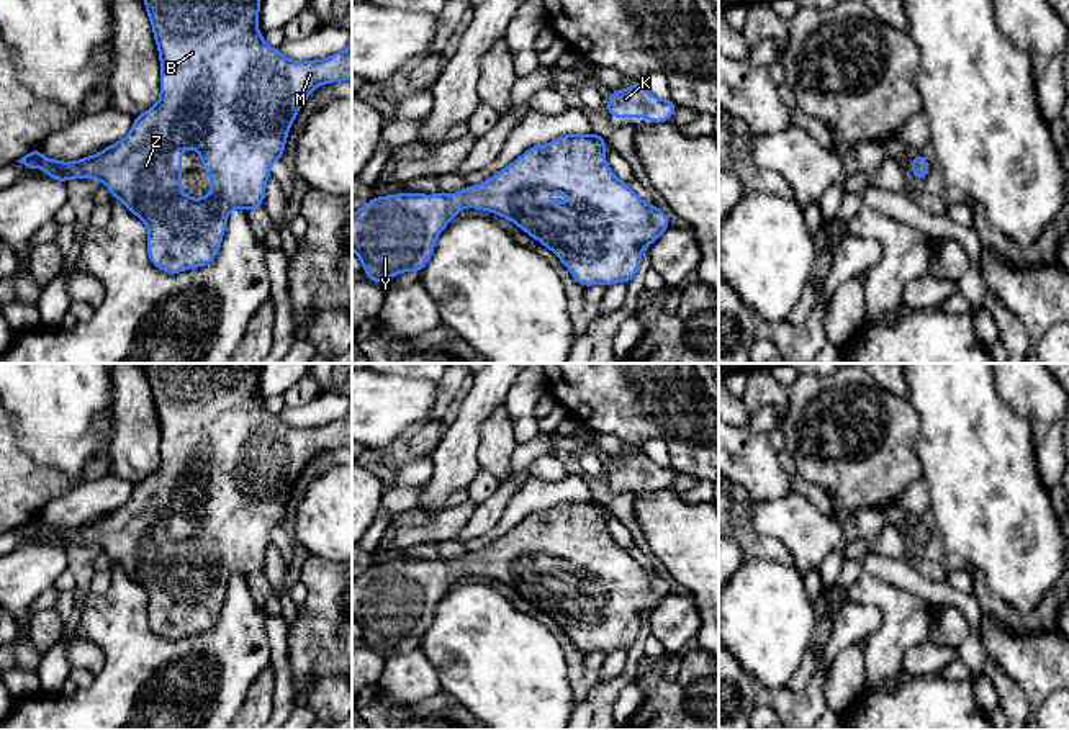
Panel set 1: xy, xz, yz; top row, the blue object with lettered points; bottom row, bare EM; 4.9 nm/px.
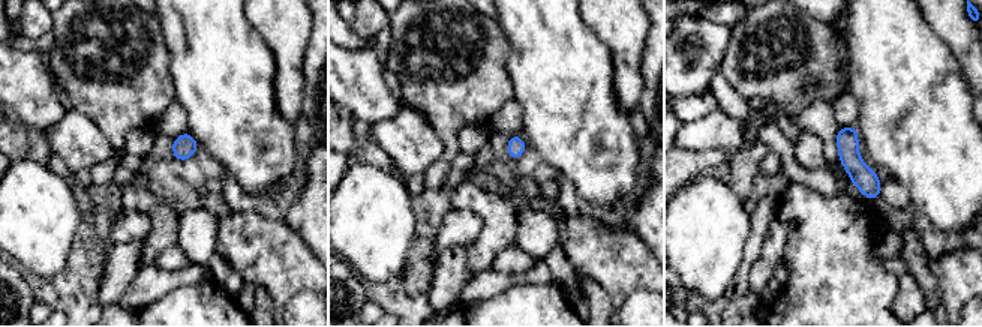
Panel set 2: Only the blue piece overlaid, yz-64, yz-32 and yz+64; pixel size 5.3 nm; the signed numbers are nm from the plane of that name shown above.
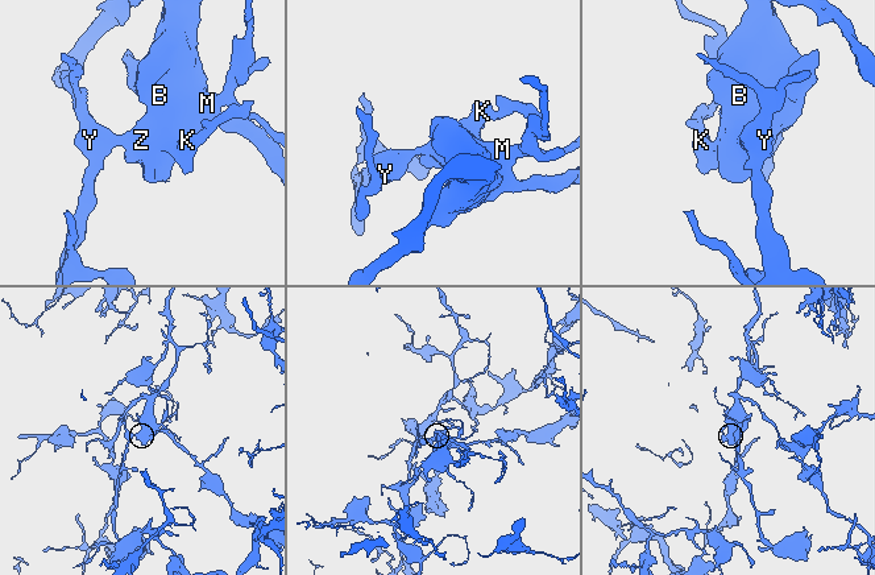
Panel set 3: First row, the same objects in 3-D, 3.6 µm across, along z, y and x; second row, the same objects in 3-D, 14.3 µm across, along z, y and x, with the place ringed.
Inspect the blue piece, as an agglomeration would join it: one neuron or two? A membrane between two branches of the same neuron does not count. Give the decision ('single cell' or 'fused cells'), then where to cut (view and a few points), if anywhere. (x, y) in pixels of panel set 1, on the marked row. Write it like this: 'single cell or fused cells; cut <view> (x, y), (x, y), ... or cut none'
single cell; cut none

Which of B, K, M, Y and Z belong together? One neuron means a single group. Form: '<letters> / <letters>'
B K M Y Z

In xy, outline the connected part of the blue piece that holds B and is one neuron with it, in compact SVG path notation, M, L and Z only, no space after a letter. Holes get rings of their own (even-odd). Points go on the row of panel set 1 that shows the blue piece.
M144 0L144 5L152 25L152 31L154 31L154 38L156 38L156 44L157 44L159 57L160 57L159 101L152 108L149 108L147 111L134 118L133 129L129 131L126 137L116 141L110 147L105 147L97 155L90 155L90 157L72 160L72 162L59 162L56 159L46 159L41 154L41 149L38 147L16 162L23 164L26 169L44 169L47 172L47 178L59 180L64 183L69 178L100 180L103 185L108 187L111 198L120 198L129 213L133 213L134 216L141 218L146 223L147 254L152 265L167 273L180 273L183 270L208 265L216 259L224 231L226 231L228 216L232 208L249 211L264 205L265 183L272 177L270 167L275 160L278 160L283 155L290 126L296 113L300 111L301 105L306 101L309 93L323 83L352 80L352 41L349 47L342 52L332 54L324 59L298 62L298 61L291 61L285 57L280 52L280 49L275 49L265 44L264 34L257 29L260 0ZM185 147L192 147L198 152L198 157L201 159L205 165L203 172L206 172L208 177L211 178L211 192L200 200L187 196L182 190L182 173L183 173L182 151Z

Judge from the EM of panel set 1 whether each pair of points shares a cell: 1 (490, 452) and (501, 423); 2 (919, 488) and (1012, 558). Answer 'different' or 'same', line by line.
1: same
2: different

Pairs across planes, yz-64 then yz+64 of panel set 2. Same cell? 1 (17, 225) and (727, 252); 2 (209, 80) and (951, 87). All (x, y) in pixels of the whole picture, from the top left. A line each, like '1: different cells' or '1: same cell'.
1: same cell
2: same cell

